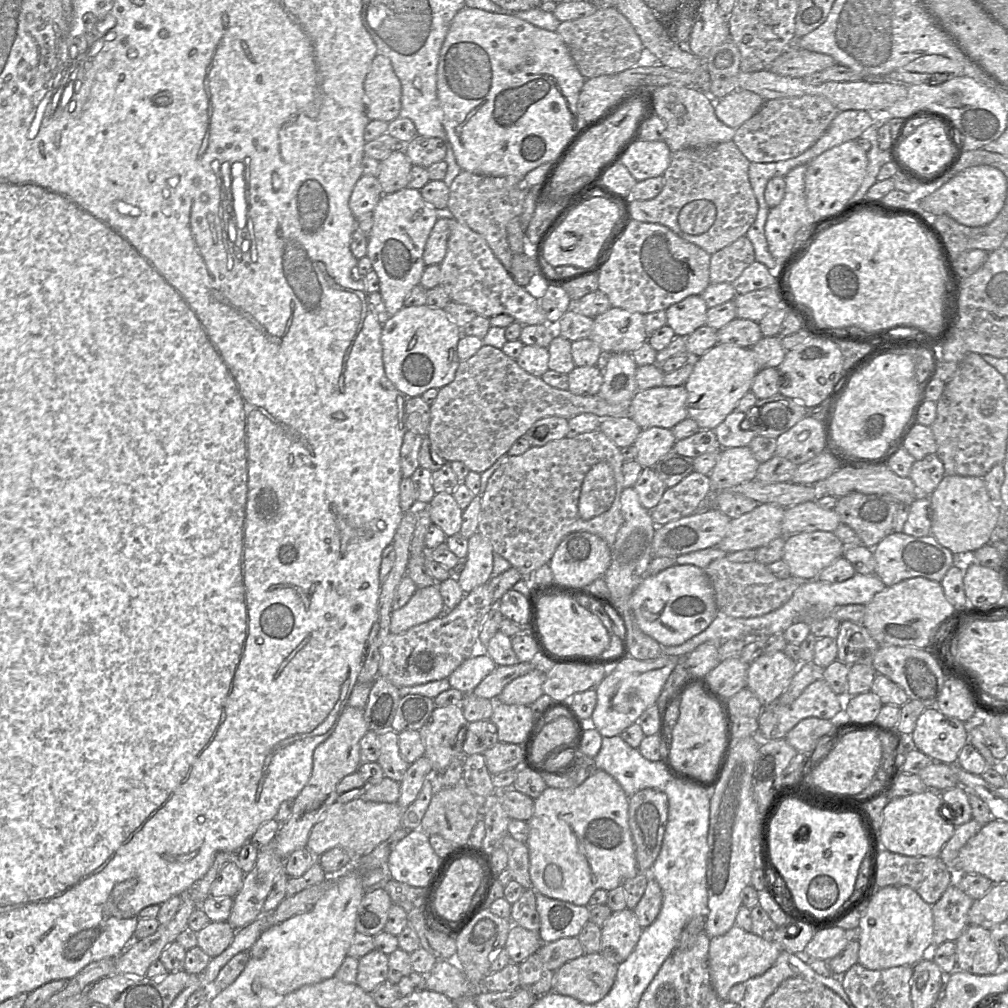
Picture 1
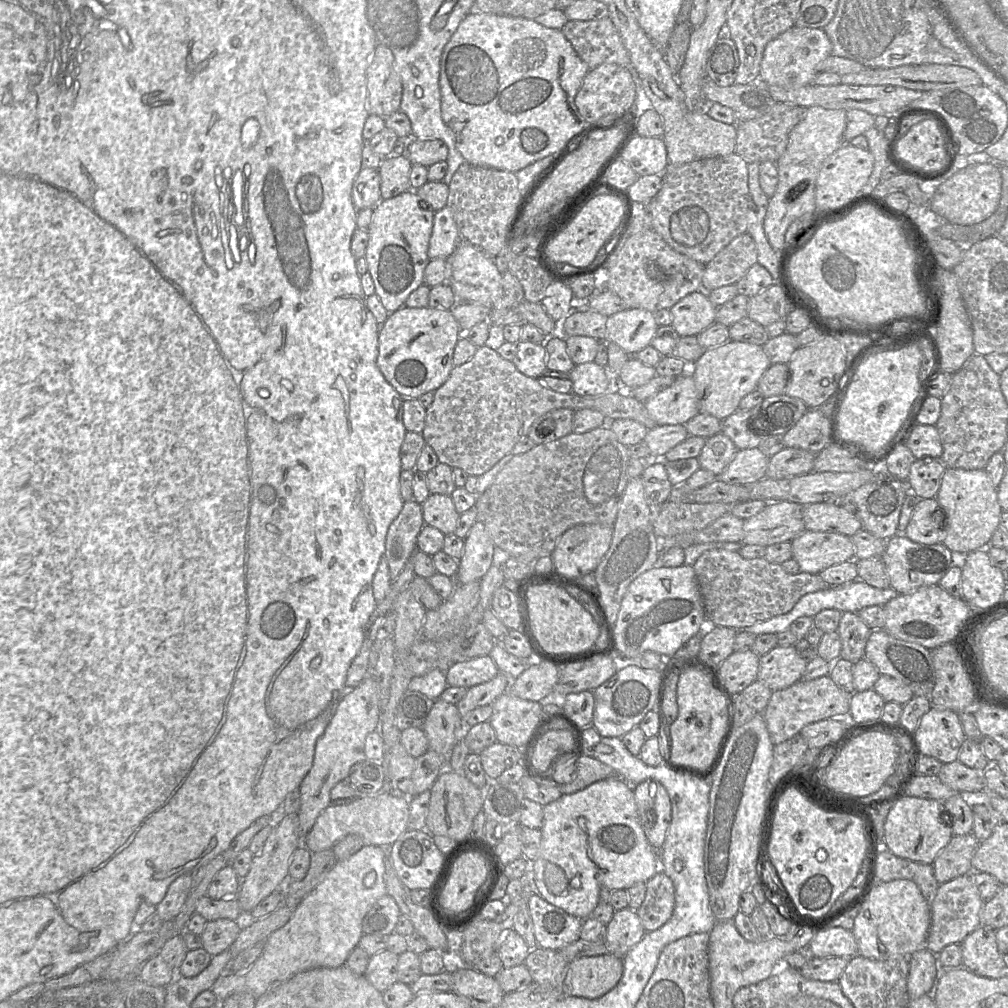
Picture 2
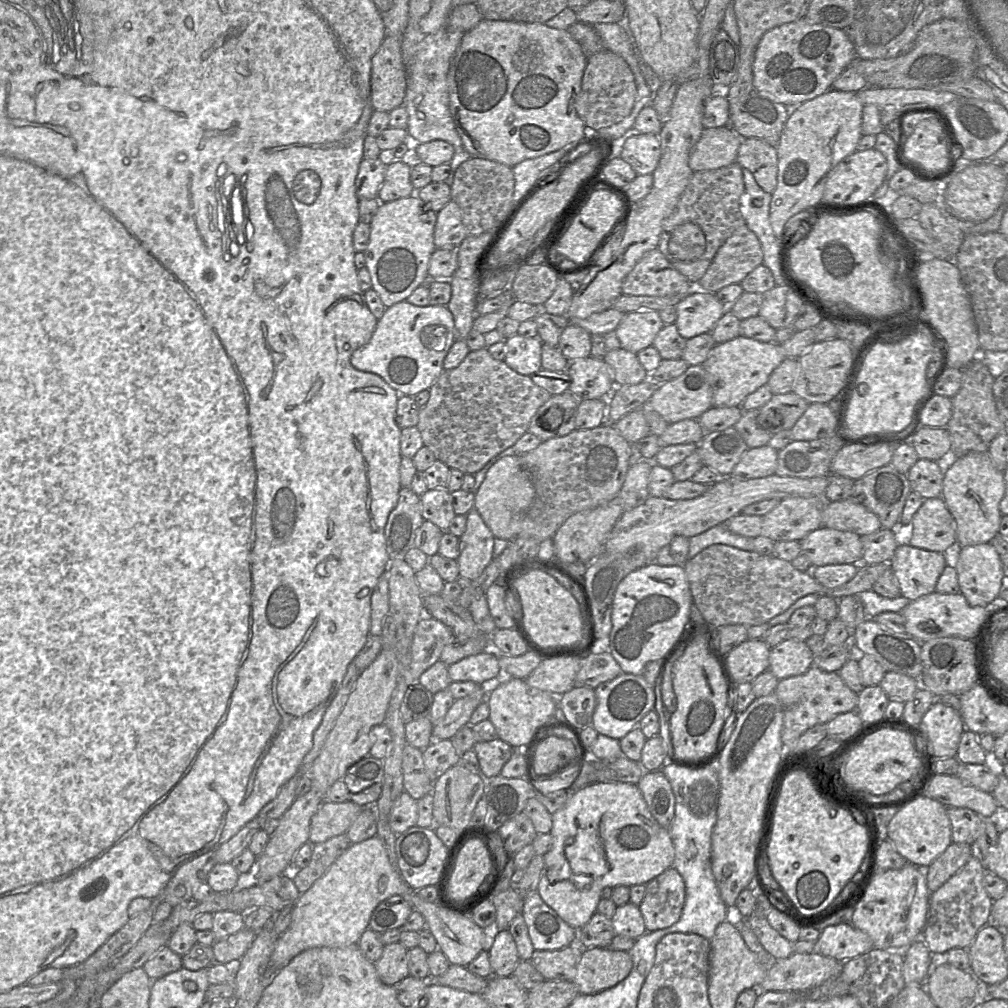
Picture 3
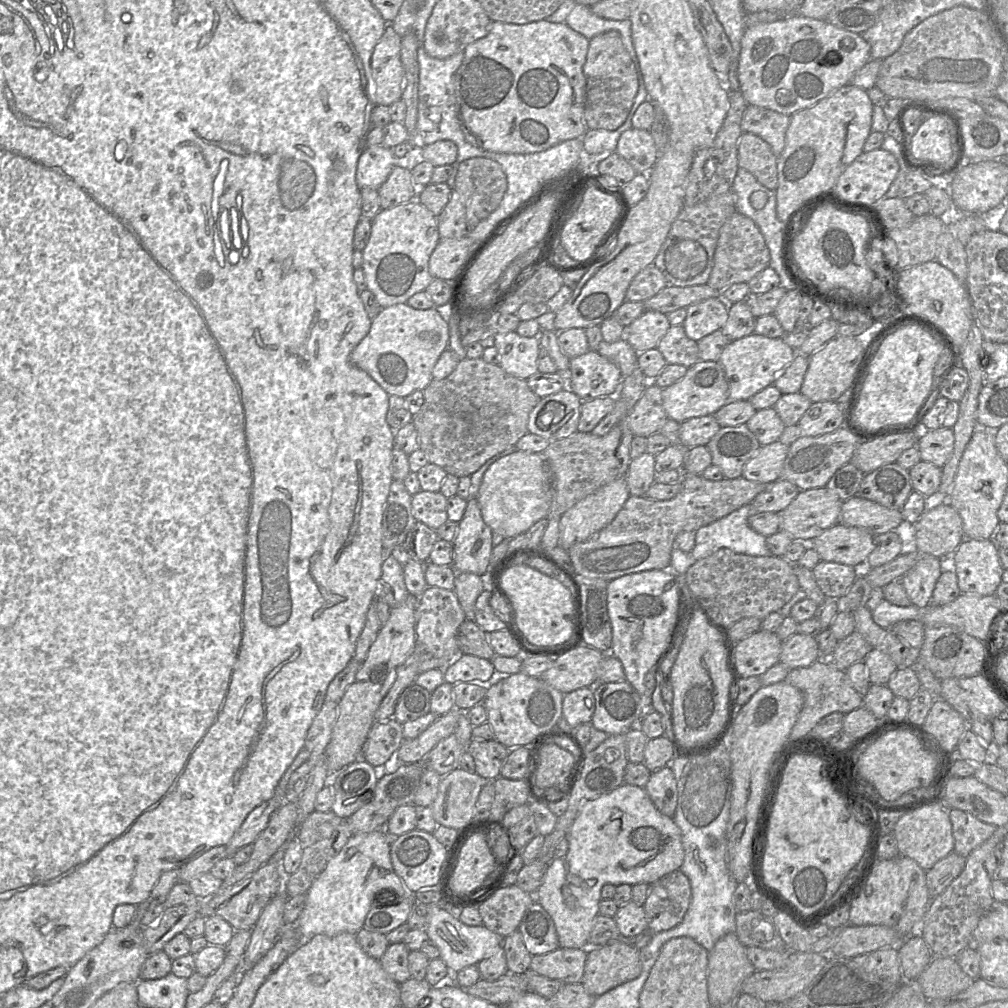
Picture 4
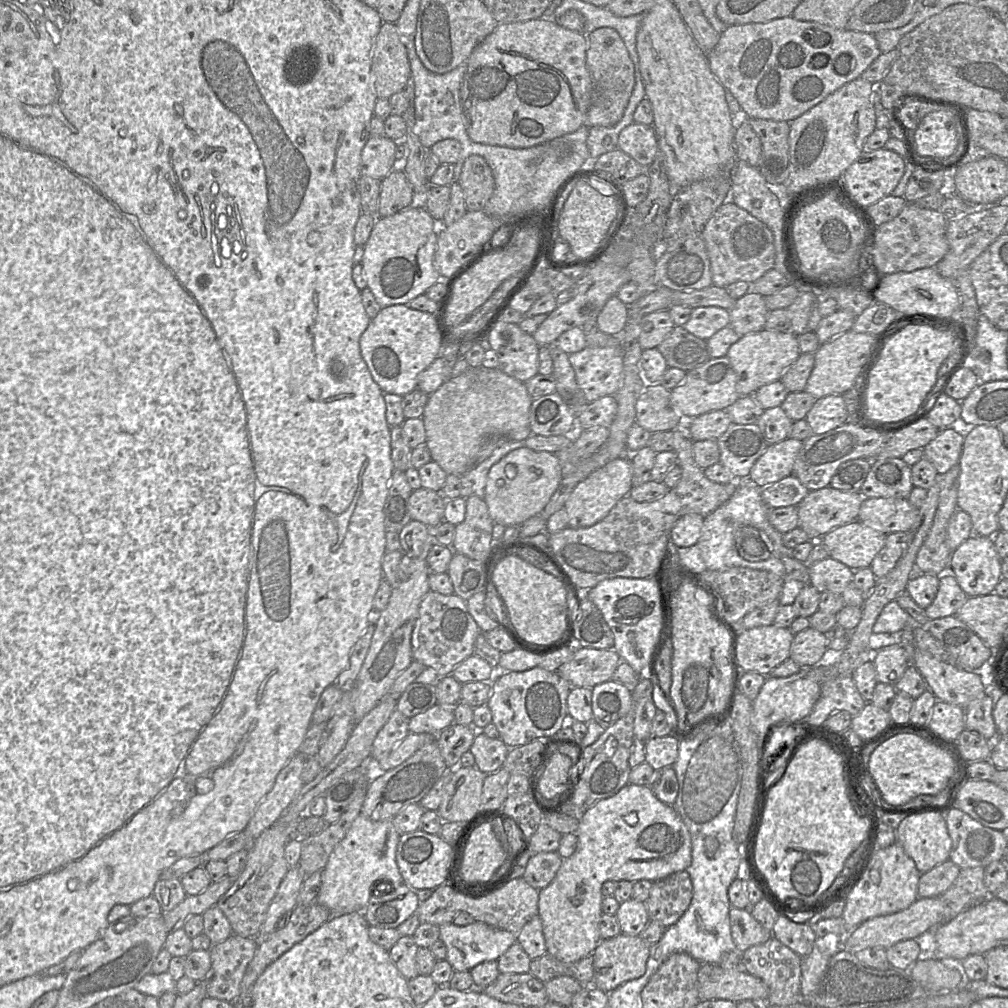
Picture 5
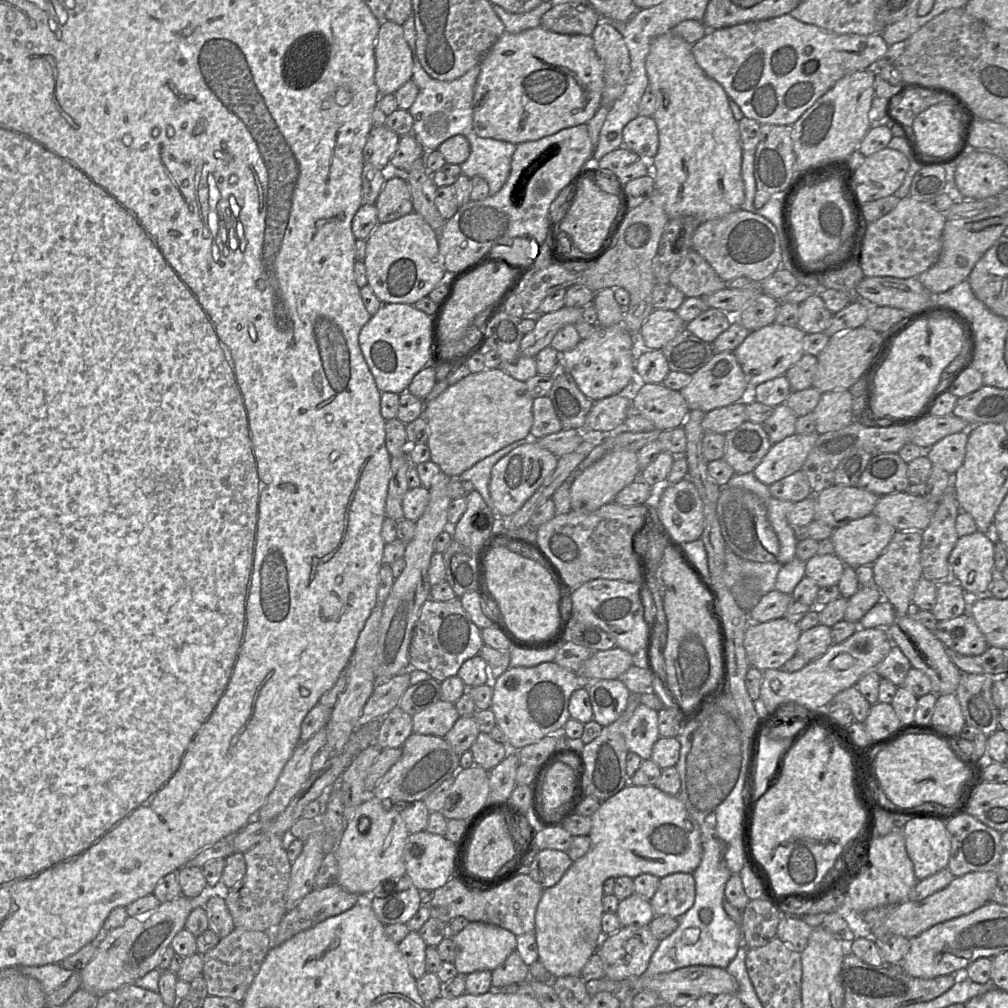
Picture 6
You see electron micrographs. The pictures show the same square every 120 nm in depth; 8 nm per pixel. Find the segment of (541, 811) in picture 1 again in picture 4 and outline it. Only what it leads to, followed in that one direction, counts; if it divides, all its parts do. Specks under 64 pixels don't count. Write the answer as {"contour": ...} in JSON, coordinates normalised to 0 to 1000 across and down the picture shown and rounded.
{"contour":[[[617,778],[608,785],[583,795],[569,813],[562,831],[564,836],[562,848],[550,851],[543,858],[539,874],[530,887],[530,893],[547,909],[555,938],[559,940],[585,940],[583,932],[594,907],[596,882],[600,877],[647,877],[674,863],[679,853],[677,827],[669,813],[652,804],[640,781],[625,778]]]}

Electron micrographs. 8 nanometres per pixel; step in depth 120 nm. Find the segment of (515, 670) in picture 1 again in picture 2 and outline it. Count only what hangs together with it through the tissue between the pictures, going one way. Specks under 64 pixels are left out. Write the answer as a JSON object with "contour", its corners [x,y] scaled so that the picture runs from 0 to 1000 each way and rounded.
{"contour":[[[499,668],[481,678],[469,681],[462,689],[452,698],[457,711],[461,711],[469,703],[487,699],[495,690],[504,686],[506,674]]]}

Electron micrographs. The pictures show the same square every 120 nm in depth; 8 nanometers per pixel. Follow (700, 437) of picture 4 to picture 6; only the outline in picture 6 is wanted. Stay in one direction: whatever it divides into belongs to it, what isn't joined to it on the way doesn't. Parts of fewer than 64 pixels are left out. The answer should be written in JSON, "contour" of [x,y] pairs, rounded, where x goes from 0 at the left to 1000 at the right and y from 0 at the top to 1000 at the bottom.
{"contour":[[[737,397],[699,410],[696,425],[699,430],[720,431],[739,418],[740,401]]]}

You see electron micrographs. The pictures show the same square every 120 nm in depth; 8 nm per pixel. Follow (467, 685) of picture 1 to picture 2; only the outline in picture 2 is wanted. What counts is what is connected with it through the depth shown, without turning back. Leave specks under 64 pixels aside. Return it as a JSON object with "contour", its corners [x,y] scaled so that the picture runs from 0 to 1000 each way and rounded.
{"contour":[[[486,650],[453,657],[441,666],[444,681],[460,683],[486,676],[494,668],[495,664]]]}

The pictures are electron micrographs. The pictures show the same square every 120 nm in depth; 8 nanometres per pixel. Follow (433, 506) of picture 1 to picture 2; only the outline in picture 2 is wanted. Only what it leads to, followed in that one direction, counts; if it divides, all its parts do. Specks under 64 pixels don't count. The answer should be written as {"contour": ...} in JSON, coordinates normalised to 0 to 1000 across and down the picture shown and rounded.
{"contour":[[[427,490],[418,501],[422,521],[436,525],[440,531],[451,528],[456,510],[447,492]]]}

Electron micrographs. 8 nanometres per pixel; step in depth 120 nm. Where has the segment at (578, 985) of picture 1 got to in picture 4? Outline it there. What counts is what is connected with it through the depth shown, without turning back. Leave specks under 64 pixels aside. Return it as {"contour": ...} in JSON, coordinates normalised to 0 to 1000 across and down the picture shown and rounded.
{"contour":[[[616,933],[582,941],[577,977],[587,988],[632,970],[637,962],[634,942]]]}

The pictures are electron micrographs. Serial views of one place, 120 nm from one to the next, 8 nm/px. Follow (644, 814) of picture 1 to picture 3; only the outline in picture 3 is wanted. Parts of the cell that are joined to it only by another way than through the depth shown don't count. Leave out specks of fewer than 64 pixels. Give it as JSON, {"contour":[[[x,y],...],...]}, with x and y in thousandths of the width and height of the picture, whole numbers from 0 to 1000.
{"contour":[[[656,764],[641,765],[632,780],[647,810],[663,822],[669,813],[670,791],[660,769]]]}

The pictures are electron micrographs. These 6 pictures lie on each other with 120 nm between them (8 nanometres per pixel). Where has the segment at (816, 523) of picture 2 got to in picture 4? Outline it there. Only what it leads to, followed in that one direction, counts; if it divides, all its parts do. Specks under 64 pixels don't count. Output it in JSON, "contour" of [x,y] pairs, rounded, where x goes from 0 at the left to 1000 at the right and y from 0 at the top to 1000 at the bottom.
{"contour":[[[848,491],[836,497],[833,519],[856,524],[865,531],[872,531],[892,525],[896,520],[896,513],[894,506],[880,504]]]}

